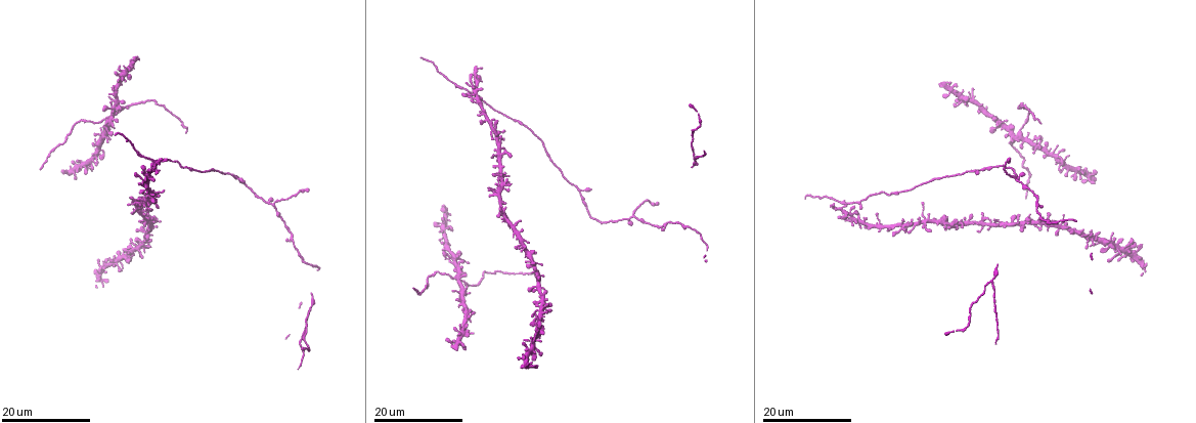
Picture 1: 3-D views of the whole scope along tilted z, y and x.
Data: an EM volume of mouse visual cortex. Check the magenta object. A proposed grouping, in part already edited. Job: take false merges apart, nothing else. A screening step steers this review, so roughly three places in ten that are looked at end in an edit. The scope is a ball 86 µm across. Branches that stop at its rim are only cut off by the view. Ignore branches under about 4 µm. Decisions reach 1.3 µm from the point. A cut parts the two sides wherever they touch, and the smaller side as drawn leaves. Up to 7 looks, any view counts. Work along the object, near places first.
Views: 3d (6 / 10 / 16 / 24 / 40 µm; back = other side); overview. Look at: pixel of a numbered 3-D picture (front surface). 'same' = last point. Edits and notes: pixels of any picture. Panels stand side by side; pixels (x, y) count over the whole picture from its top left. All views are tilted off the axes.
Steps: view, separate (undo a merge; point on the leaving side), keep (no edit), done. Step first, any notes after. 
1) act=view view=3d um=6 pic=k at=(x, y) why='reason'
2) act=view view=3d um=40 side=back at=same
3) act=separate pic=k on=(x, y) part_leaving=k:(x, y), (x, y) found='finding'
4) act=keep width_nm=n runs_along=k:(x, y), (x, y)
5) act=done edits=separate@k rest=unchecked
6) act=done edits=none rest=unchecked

act=view view=3d um=16 pic=1 at=(857, 202) why='small branch off a trunk'

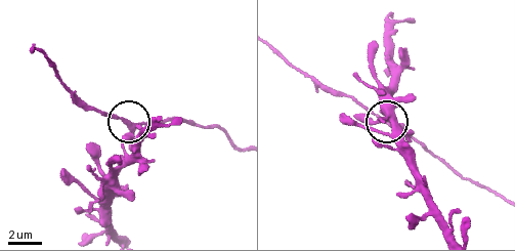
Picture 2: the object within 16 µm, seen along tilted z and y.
act=view view=3d um=10 pic=2 at=(127, 123) why='closer look'

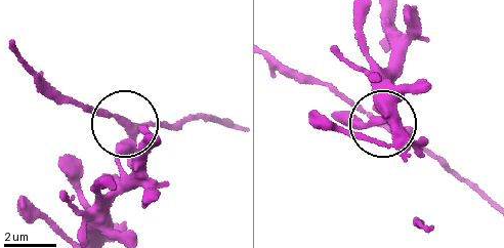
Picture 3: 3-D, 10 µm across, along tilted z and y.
act=keep width_nm=210 found='continuous, no second cell'

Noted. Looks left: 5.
act=view view=3d um=16 pic=1 at=(991, 282) why='three-way junction'

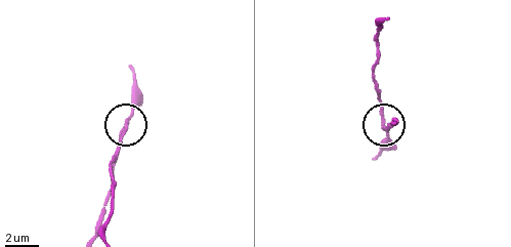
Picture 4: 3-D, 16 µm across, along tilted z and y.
act=view view=3d um=10 pic=4 at=(384, 123) why='closer look'

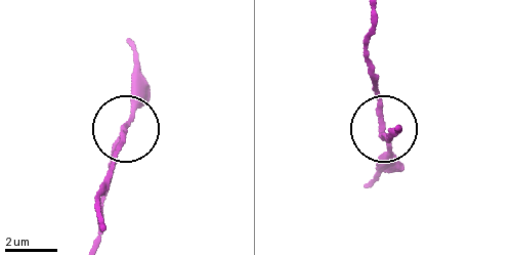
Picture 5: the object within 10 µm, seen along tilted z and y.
act=separate pic=5 on=(385, 137) side_arm_um=17 found='a second cell is stuck on'

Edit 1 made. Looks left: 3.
act=view view=overview

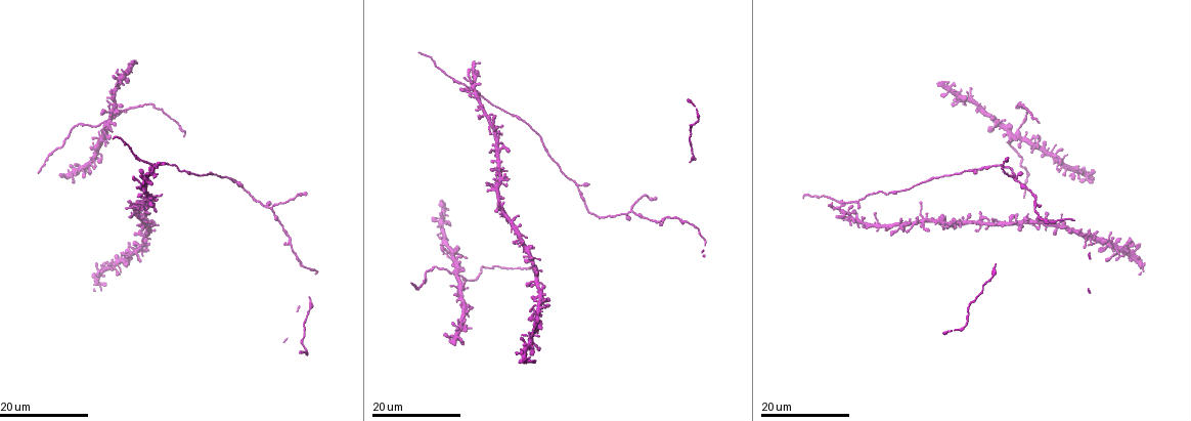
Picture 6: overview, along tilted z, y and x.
act=view view=3d um=16 pic=6 at=(272, 205) why='a fork'

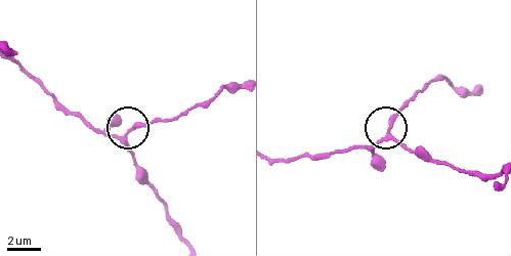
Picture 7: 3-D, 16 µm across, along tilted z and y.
act=view view=3d um=6 pic=7 at=(126, 137)

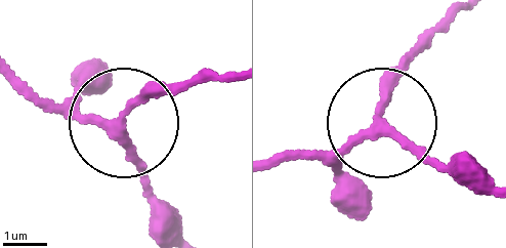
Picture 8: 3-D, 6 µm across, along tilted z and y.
act=keep side_arm_um=11 runs_along=8:(19, 81), (113, 121), (192, 78) found='one cell here'

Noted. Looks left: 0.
act=done edits=separate@5 rest=unchecked

